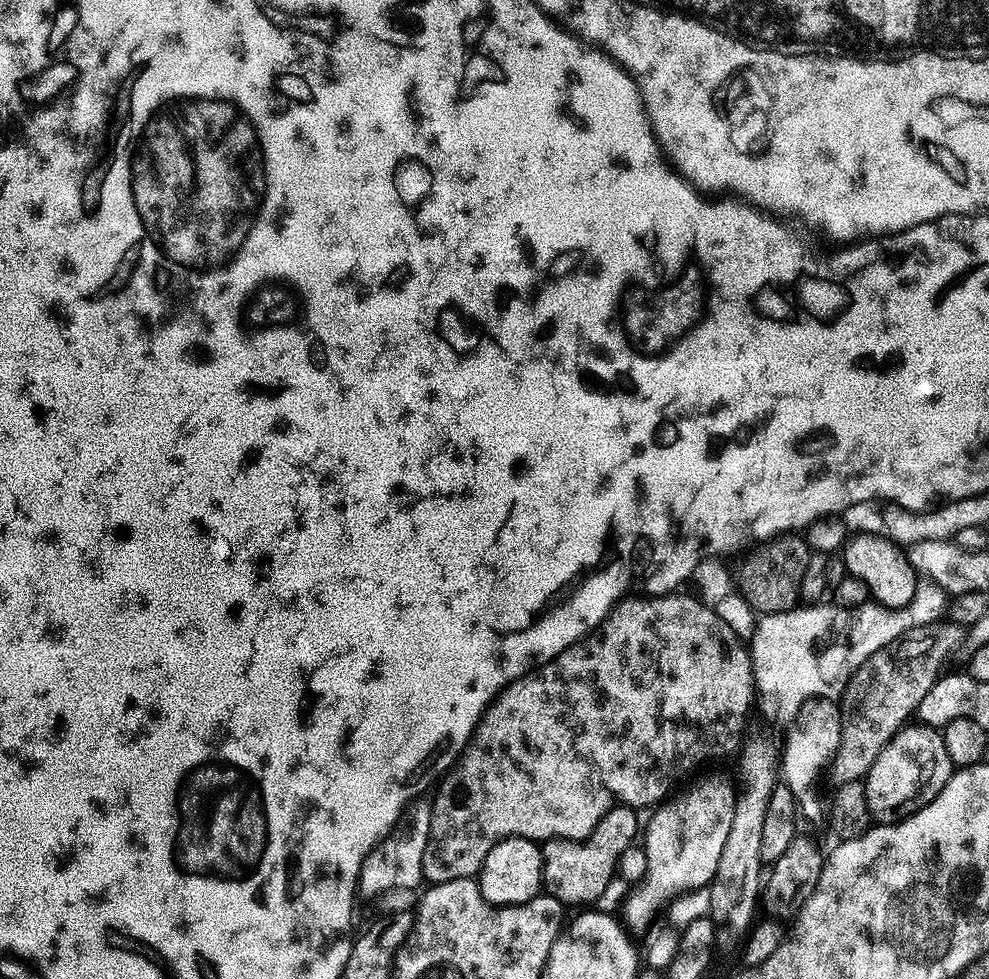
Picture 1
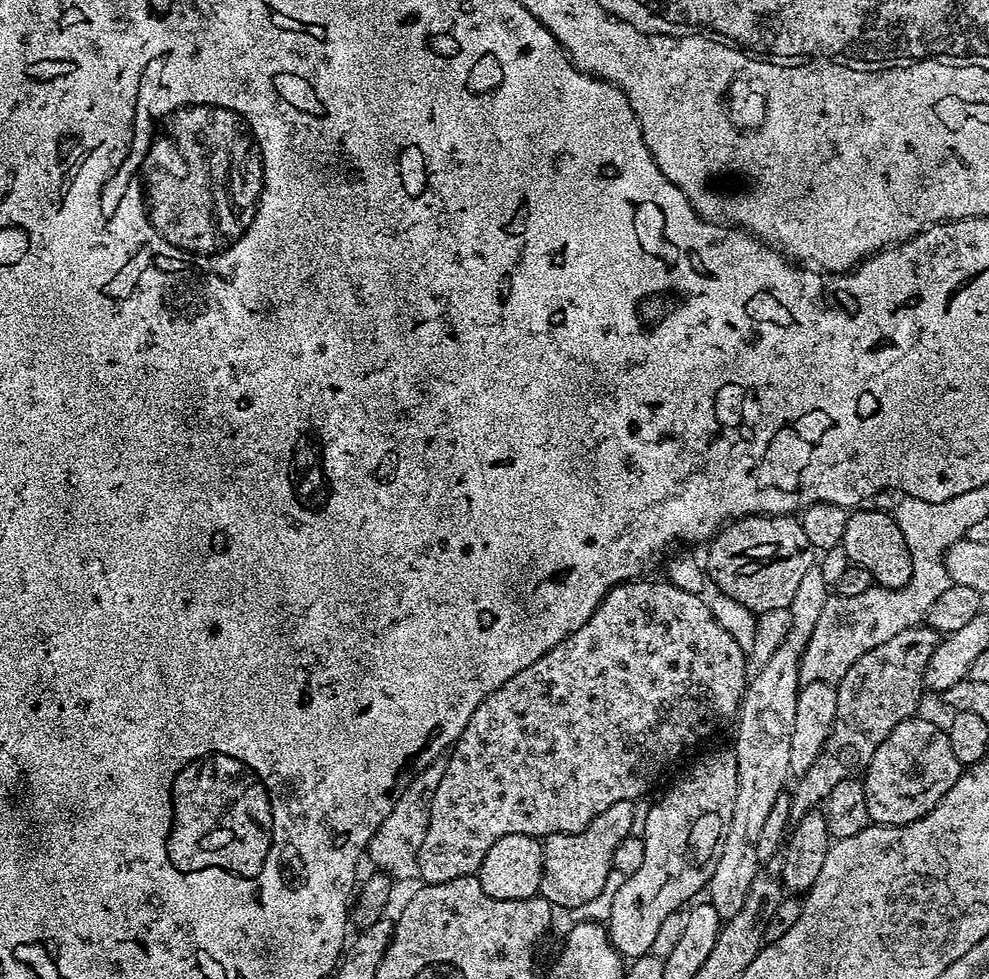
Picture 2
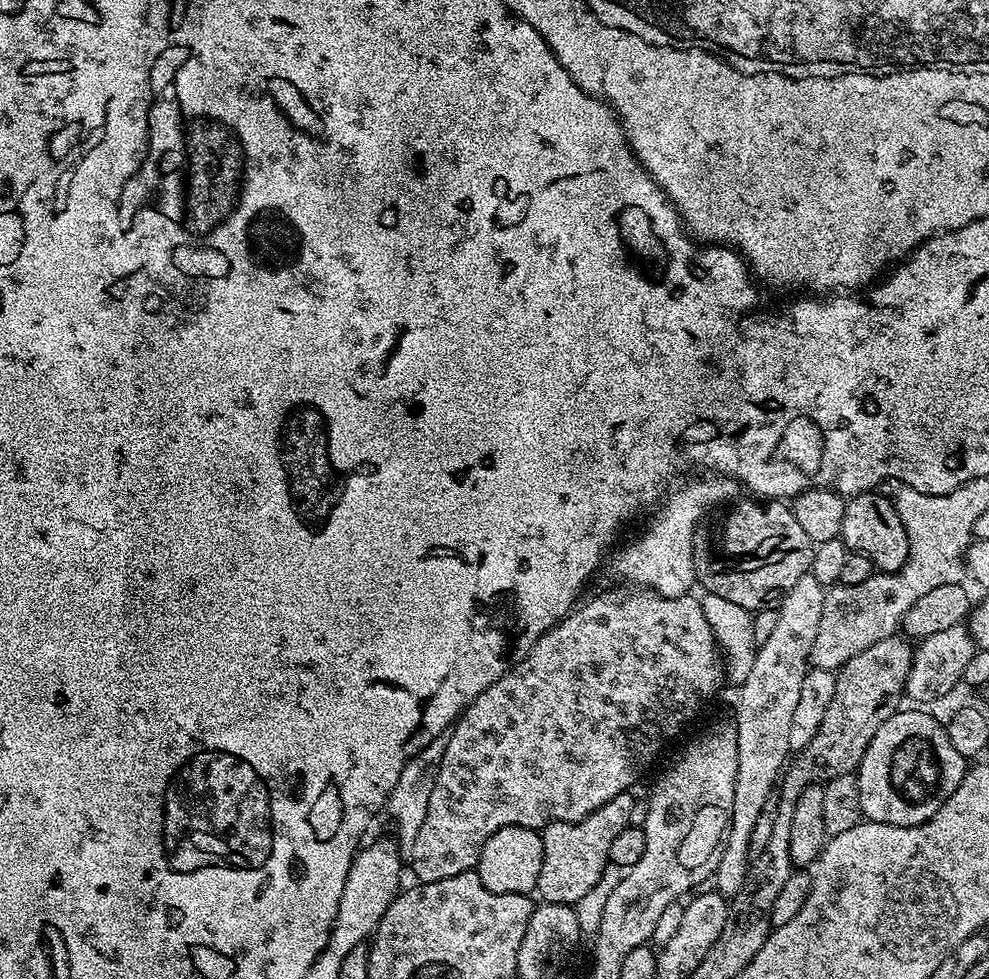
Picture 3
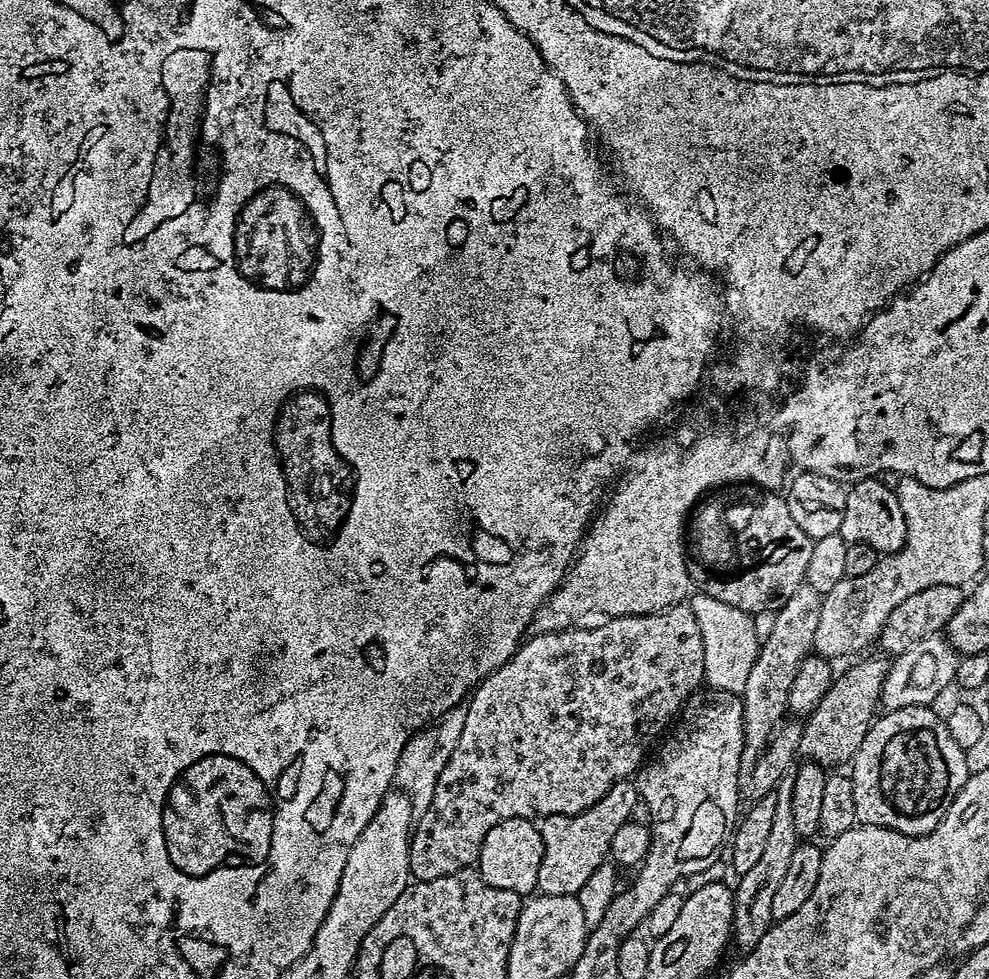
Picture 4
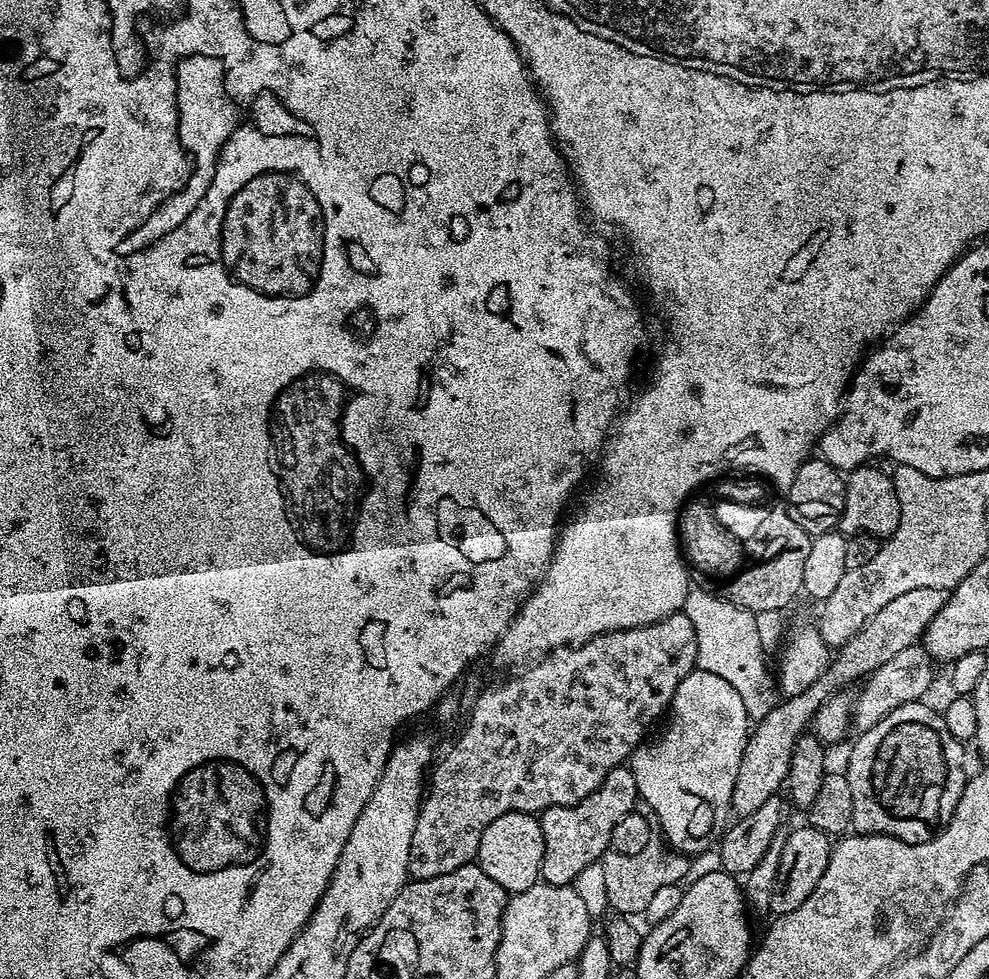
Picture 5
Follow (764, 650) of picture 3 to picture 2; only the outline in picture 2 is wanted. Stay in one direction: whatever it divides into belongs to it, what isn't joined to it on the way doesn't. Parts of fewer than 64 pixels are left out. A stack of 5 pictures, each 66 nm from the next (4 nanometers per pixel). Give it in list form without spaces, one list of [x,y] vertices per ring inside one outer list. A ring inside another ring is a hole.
[[[818,566],[806,570],[794,594],[794,602],[786,609],[790,619],[783,642],[774,650],[774,654],[770,654],[767,662],[755,669],[740,700],[740,710],[734,720],[734,751],[738,766],[734,818],[730,818],[730,830],[726,830],[726,842],[722,842],[718,866],[714,866],[714,874],[708,880],[706,889],[707,903],[718,910],[721,921],[729,920],[738,914],[738,910],[742,910],[746,894],[750,894],[750,882],[754,882],[757,872],[762,868],[756,843],[770,809],[774,807],[778,794],[785,791],[784,783],[792,772],[790,738],[794,734],[794,710],[802,687],[800,659],[804,657],[818,618],[822,618],[822,610],[829,595],[830,585],[822,578],[822,570]]]

